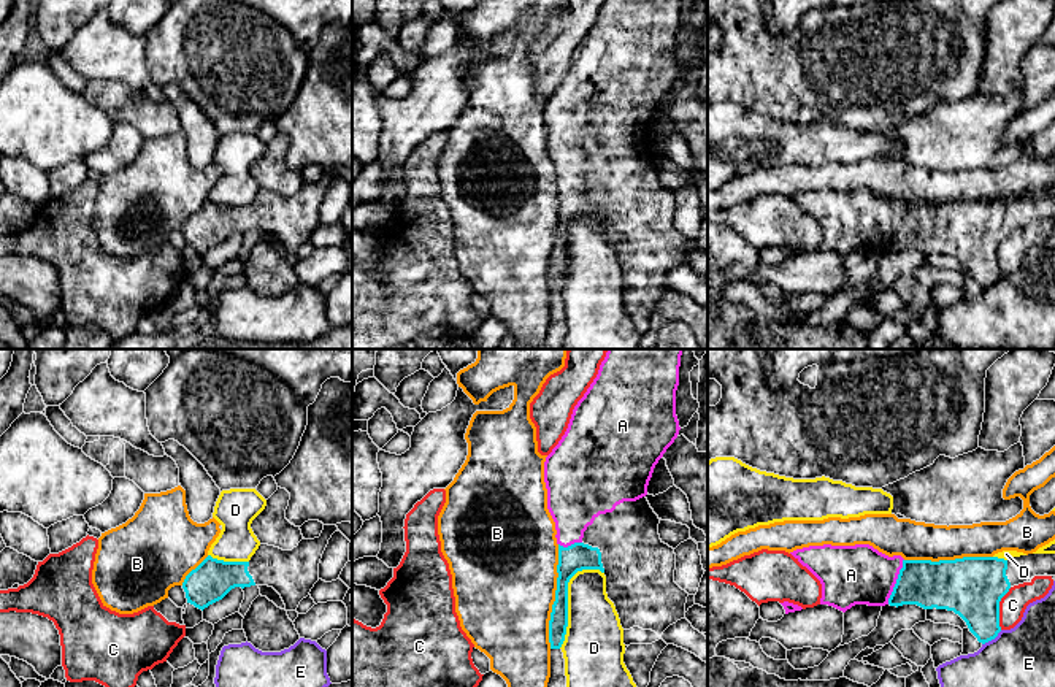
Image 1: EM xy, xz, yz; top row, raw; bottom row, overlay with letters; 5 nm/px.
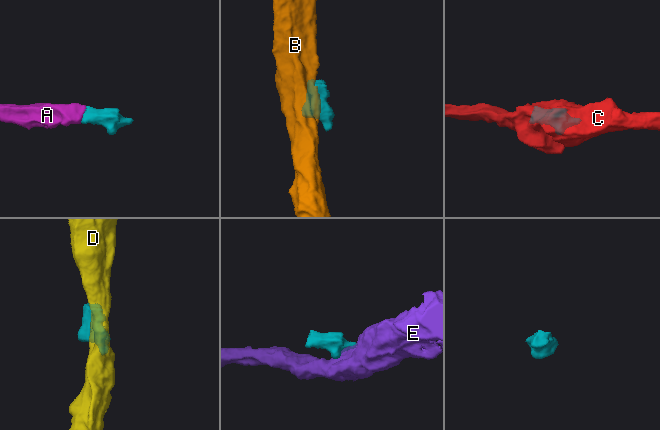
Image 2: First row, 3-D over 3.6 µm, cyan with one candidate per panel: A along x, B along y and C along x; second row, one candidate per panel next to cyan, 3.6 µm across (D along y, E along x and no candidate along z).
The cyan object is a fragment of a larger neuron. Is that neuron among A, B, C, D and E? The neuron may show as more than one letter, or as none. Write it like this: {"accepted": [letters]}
{"accepted": ["A"]}

